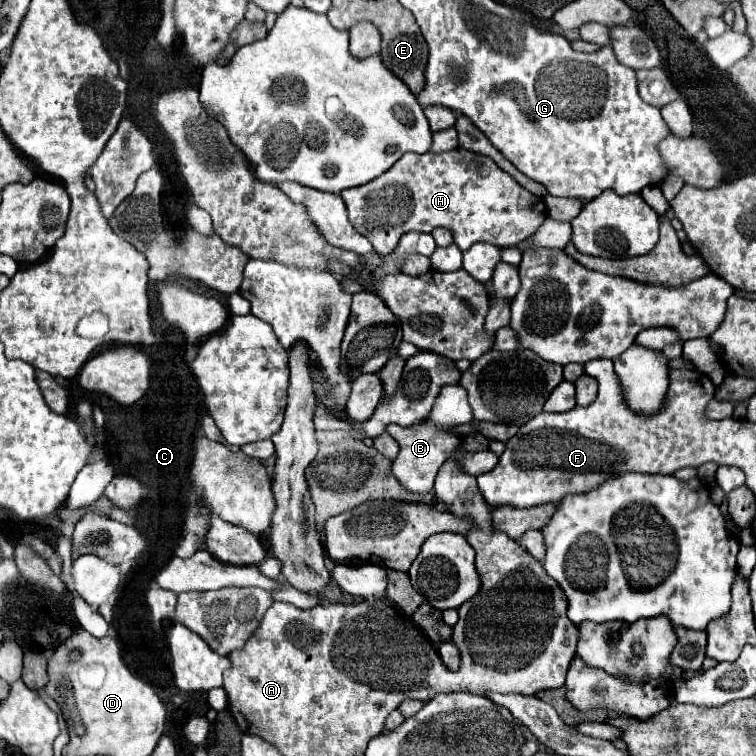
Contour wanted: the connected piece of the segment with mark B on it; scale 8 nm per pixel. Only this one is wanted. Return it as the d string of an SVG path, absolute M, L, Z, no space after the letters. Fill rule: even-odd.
M445 385L441 389L441 393L435 399L435 405L429 413L429 417L417 425L411 427L399 427L399 425L389 425L387 433L395 437L395 441L399 443L399 453L393 459L391 471L397 477L397 481L413 493L431 493L433 491L433 481L435 475L439 471L439 467L449 461L451 457L457 461L457 465L473 475L479 477L483 473L489 473L497 463L499 463L499 455L493 453L491 449L483 449L483 451L467 451L463 449L463 441L461 437L453 431L455 427L473 421L473 411L467 403L467 393L461 385Z

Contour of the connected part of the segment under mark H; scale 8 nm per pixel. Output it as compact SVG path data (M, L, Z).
M453 149L447 153L405 153L389 173L369 185L341 191L351 225L371 241L381 255L395 251L401 235L409 231L431 233L437 227L453 231L455 245L467 251L475 243L491 243L499 249L515 247L531 237L545 221L545 203L523 189L491 157Z

